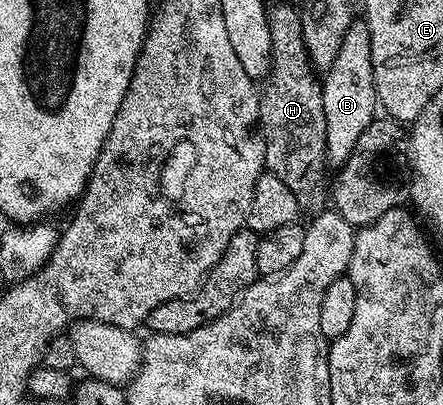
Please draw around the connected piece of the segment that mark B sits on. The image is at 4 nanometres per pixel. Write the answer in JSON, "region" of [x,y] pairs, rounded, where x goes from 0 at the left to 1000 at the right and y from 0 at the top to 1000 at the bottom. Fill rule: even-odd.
{"region":[[[801,54],[786,64],[777,104],[767,104],[767,123],[758,123],[758,153],[734,170],[727,240],[736,304],[736,393],[747,407],[767,410],[790,388],[813,331],[831,321],[858,267],[840,193],[840,119],[824,54]]]}

